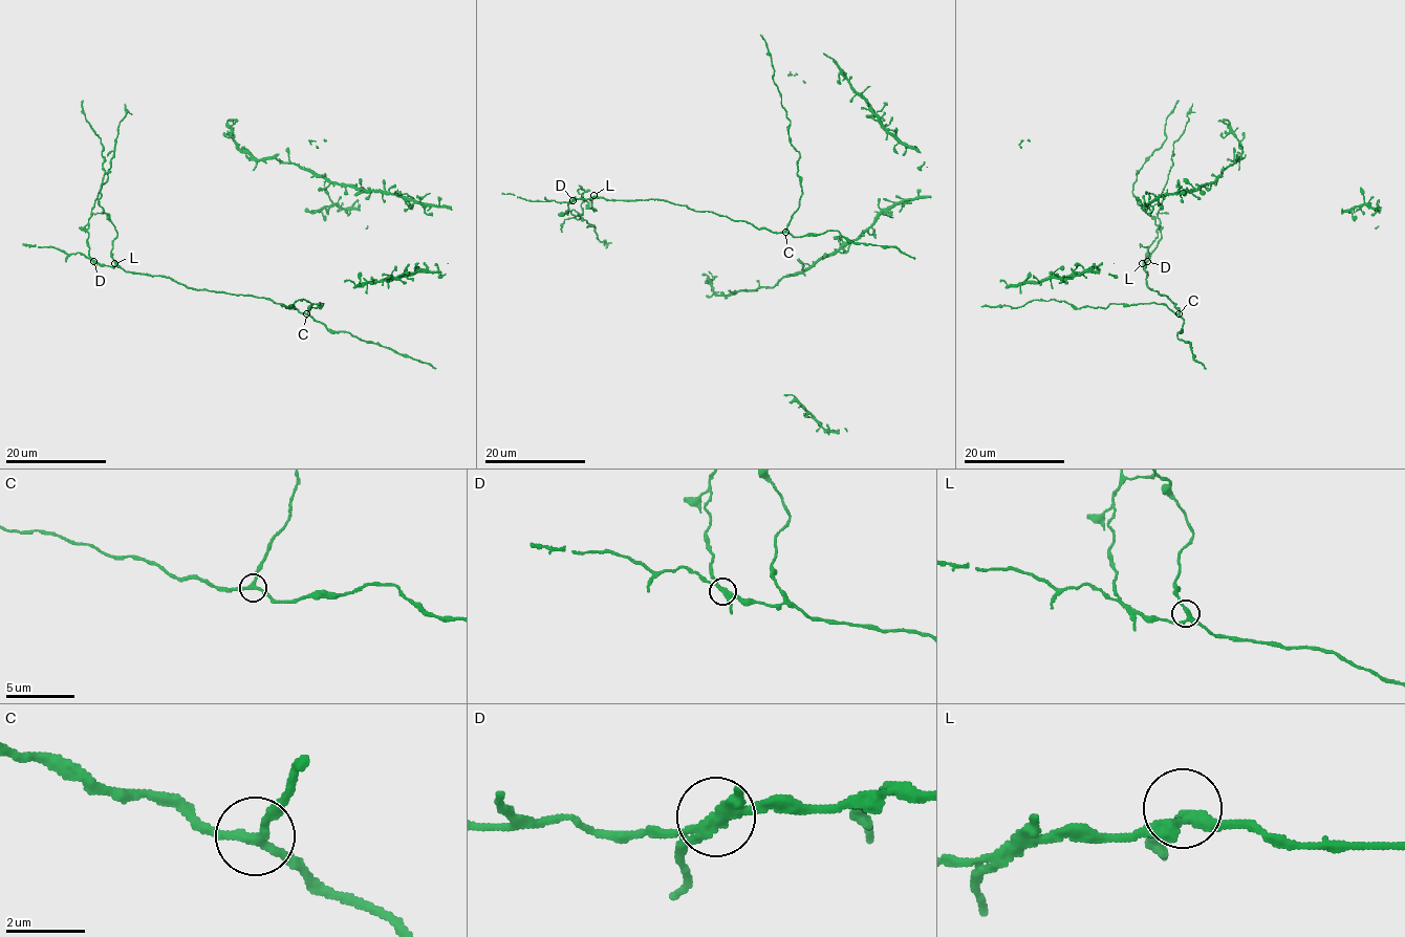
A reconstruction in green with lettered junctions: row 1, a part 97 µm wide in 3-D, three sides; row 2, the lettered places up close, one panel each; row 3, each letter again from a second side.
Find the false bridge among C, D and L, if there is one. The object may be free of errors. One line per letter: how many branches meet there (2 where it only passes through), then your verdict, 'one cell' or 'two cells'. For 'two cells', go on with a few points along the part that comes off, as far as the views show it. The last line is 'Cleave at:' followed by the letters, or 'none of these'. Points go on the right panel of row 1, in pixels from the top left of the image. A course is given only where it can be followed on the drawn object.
C: 3 branches meet; one cell
D: 3 branches meet; two cells; foreign part runs (1147, 262), (1161, 238), (1158, 212), (1172, 165), (1173, 144), (1184, 131), (1192, 103)
L: 3 branches meet; one cell
Cleave at: D

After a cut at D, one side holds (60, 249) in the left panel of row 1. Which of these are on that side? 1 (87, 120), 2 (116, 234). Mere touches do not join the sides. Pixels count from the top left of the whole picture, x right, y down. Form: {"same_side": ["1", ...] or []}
{"same_side": ["1", "2"]}

